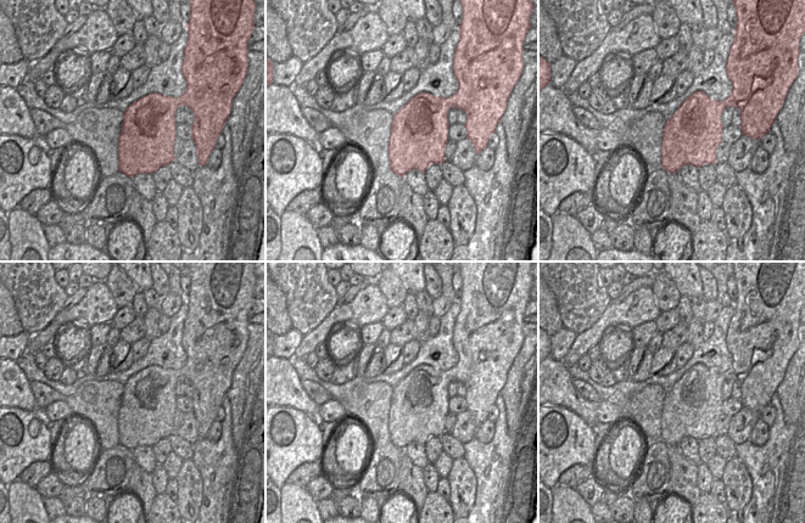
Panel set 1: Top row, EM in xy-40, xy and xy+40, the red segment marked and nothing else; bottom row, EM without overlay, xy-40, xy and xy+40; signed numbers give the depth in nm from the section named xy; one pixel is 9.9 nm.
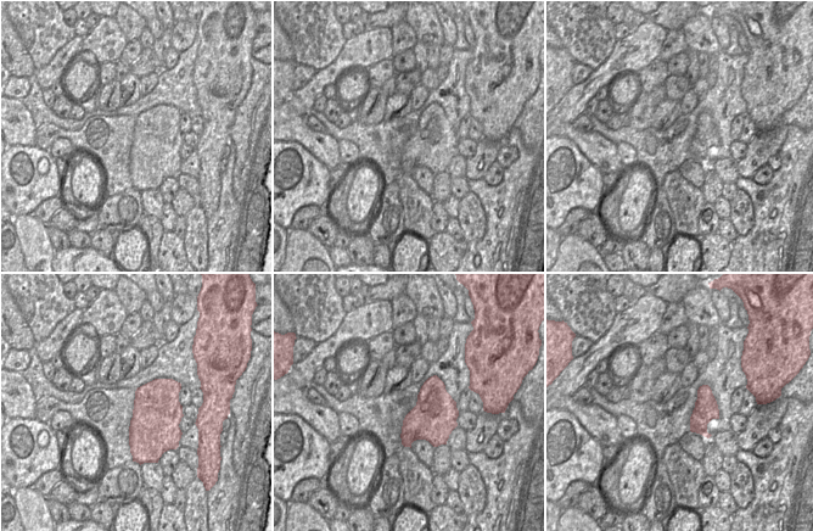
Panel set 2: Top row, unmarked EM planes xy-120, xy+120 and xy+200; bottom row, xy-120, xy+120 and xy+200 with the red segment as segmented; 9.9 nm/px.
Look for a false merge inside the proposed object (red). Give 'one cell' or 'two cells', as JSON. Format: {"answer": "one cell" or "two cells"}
{"answer": "one cell"}

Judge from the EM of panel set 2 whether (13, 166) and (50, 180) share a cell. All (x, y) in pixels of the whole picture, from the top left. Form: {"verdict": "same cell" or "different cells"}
{"verdict": "same cell"}

